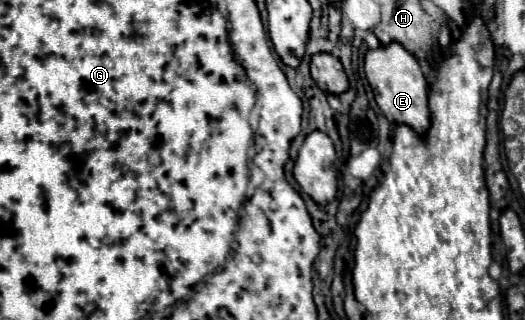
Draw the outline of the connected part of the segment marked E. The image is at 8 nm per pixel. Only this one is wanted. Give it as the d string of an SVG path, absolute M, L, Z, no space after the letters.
M388 43L366 53L364 71L374 91L380 111L390 123L408 123L414 131L424 133L428 129L428 81L416 61L416 57L400 43Z

